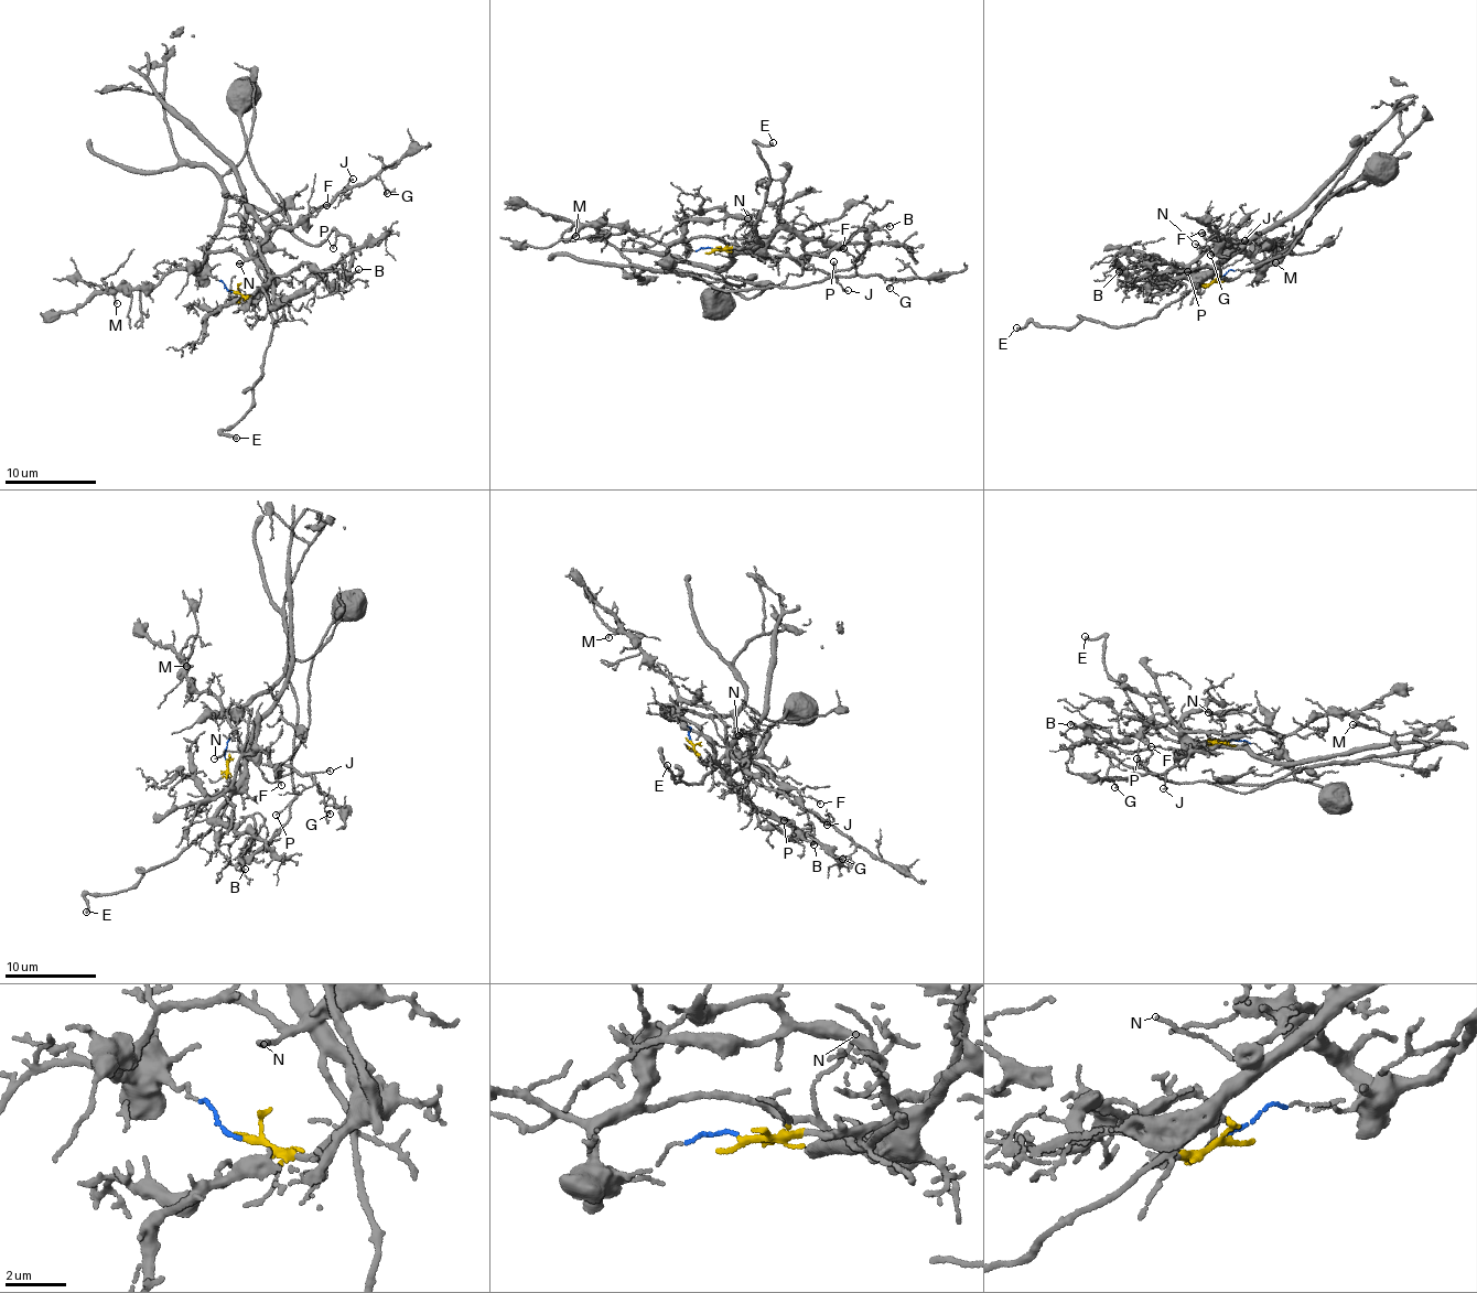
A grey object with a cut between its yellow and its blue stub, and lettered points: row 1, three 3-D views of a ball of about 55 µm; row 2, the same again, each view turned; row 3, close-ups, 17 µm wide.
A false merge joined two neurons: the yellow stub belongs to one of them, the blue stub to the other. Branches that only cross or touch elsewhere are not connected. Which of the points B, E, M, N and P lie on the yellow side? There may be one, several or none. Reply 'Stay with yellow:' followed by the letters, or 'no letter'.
Stay with yellow: B, E

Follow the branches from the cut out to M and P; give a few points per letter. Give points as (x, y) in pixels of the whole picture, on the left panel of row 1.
M: (232, 293), (216, 279), (176, 268), (152, 287), (125, 284), (115, 292), (117, 304)
P: (232, 293), (211, 276), (207, 260), (232, 197), (261, 207), (298, 239), (315, 246), (334, 230), (333, 247)

